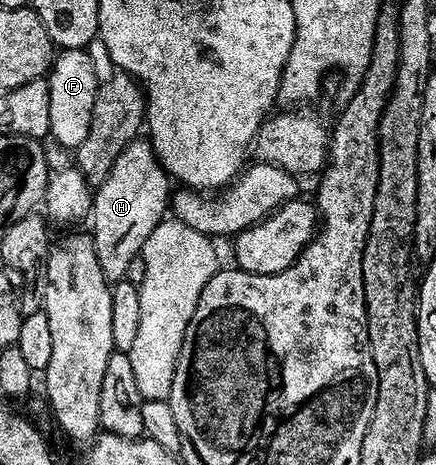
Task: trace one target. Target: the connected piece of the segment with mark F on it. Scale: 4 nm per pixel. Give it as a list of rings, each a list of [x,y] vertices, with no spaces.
[[[84,48],[61,49],[55,55],[46,76],[49,84],[49,135],[70,150],[76,150],[88,136],[92,107],[100,81],[100,75],[97,74],[96,66],[88,53],[90,52]]]

